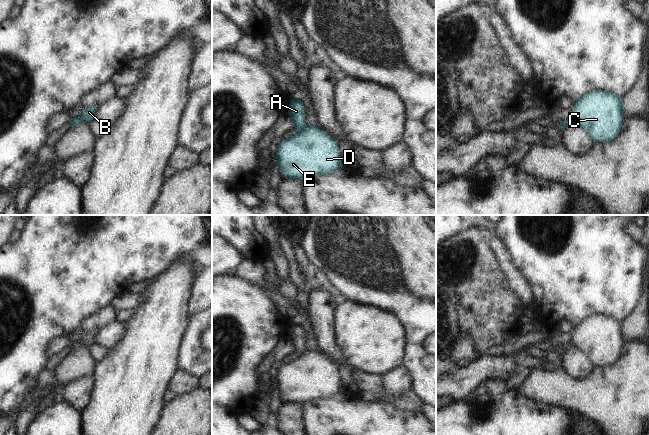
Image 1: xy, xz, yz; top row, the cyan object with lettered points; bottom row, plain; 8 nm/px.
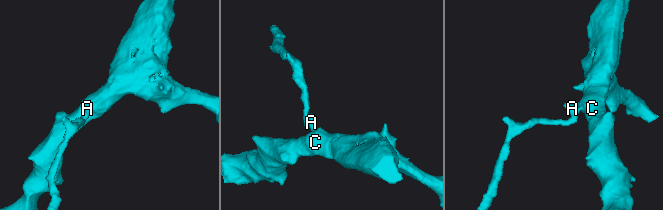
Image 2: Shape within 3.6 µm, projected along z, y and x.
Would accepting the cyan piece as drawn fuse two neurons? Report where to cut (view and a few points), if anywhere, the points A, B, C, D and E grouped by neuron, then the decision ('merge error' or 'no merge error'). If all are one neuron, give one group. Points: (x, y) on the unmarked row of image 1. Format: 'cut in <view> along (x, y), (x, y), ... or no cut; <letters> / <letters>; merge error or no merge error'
cut in xz along (305, 349), (298, 354); A / B C D E; merge error

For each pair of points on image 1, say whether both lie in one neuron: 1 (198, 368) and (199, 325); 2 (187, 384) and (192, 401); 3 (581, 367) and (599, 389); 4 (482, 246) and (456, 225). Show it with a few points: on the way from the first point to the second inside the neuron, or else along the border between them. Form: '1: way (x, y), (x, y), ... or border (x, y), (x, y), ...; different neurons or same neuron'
1: way (193, 357), (193, 336); same neuron
2: border (199, 385), (187, 392), (175, 395); different neurons
3: border (594, 367), (582, 378), (573, 378), (565, 369); different neurons
4: border (465, 228), (446, 239); different neurons

